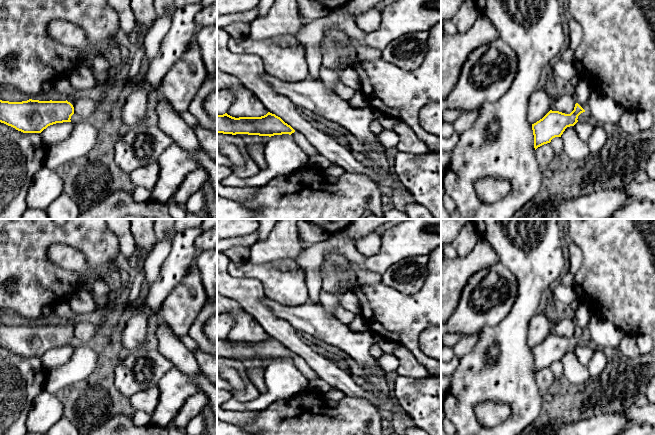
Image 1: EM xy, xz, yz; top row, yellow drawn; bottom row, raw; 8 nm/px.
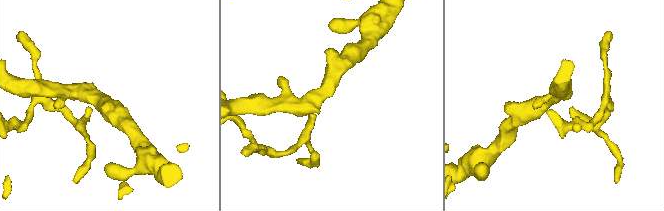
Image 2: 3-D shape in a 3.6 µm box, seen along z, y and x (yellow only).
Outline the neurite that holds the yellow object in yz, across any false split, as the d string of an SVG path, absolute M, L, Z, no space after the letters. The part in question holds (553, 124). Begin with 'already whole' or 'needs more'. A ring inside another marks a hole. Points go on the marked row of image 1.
needs more; M580 79L575 87L576 104L570 114L550 110L542 119L532 124L535 150L555 137L561 137L567 127L578 122L578 116L585 112L592 89L586 80Z

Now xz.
needs more; M270 112L261 117L235 118L227 113L217 115L217 133L232 135L248 134L269 137L274 135L289 134L308 157L319 154L318 150L304 135L298 131L295 131L280 117Z

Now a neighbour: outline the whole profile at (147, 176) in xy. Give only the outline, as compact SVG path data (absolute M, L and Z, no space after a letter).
M158 162L151 163L128 174L131 184L152 190L158 180L160 167Z

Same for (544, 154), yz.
M550 143L544 144L536 149L536 159L543 171L549 166L554 157L555 152Z

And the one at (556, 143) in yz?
M555 137L551 140L550 145L554 150L555 154L563 151L563 141L561 137Z

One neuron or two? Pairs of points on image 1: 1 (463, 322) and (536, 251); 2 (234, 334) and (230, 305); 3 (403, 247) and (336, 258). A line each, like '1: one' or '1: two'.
1: two
2: one
3: two

